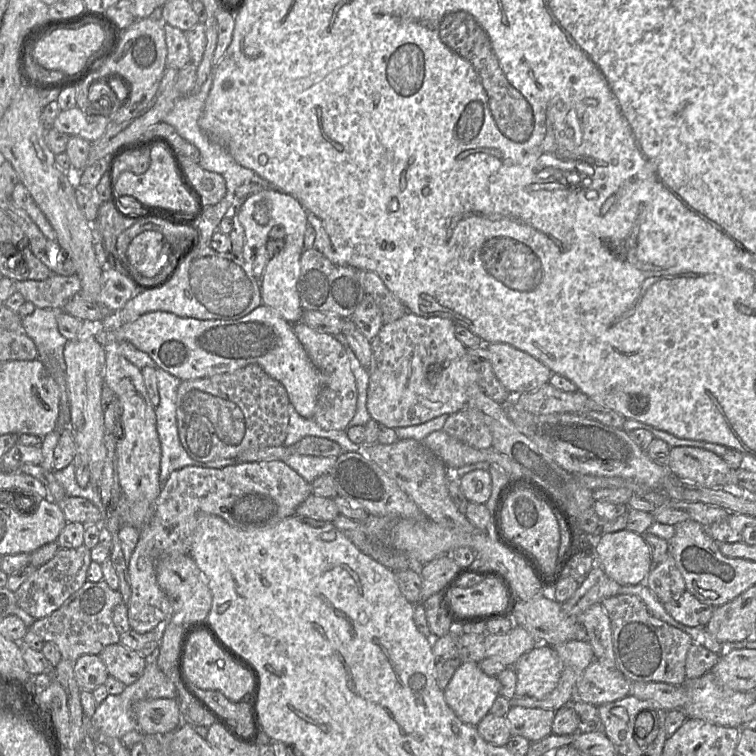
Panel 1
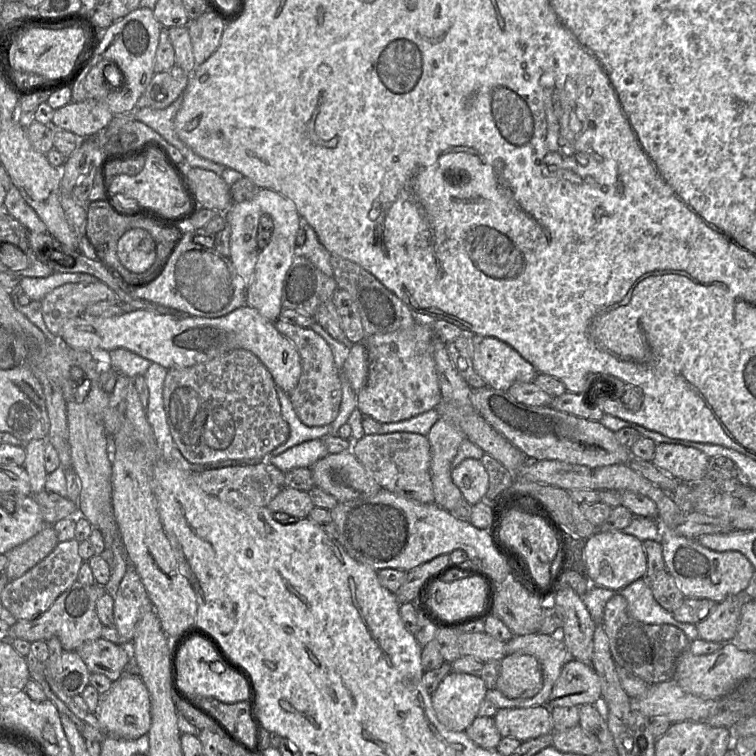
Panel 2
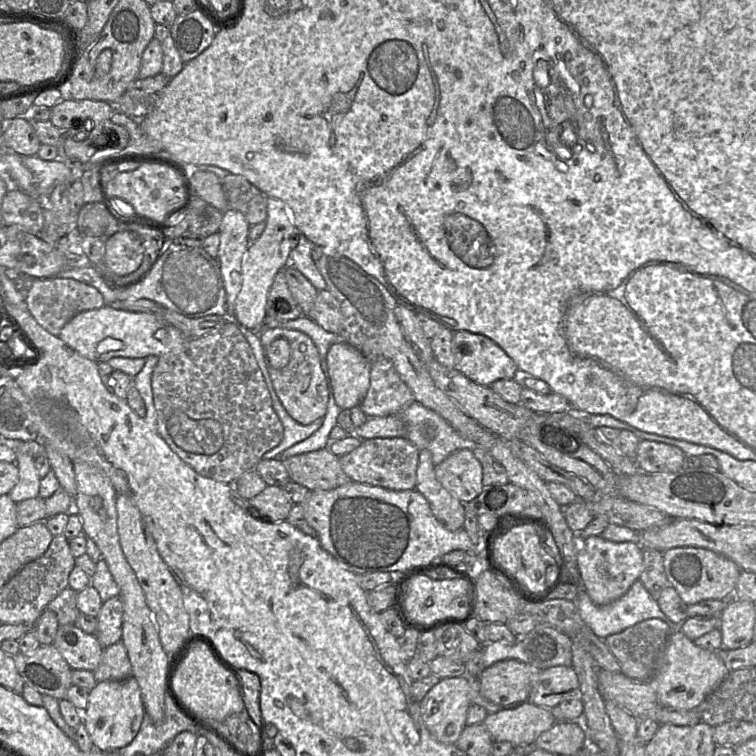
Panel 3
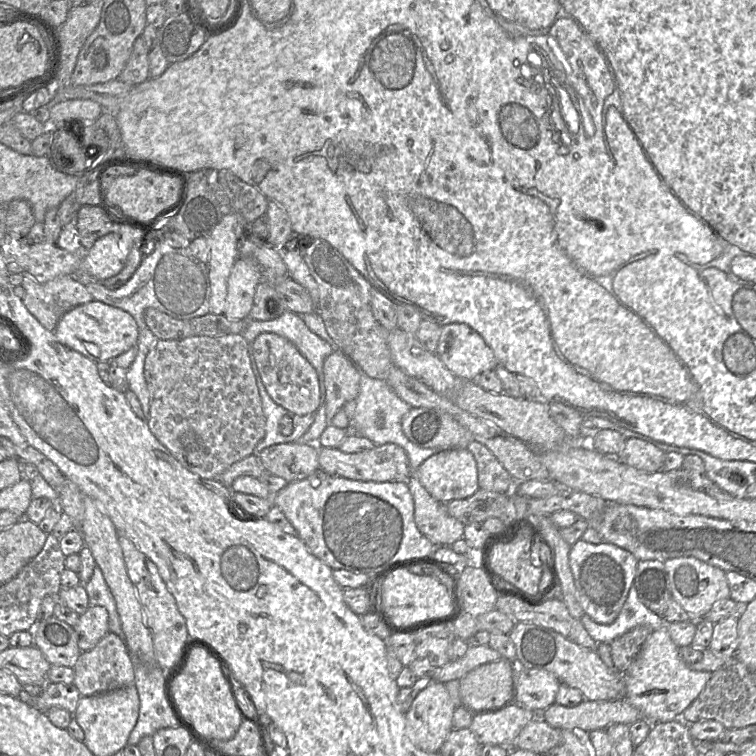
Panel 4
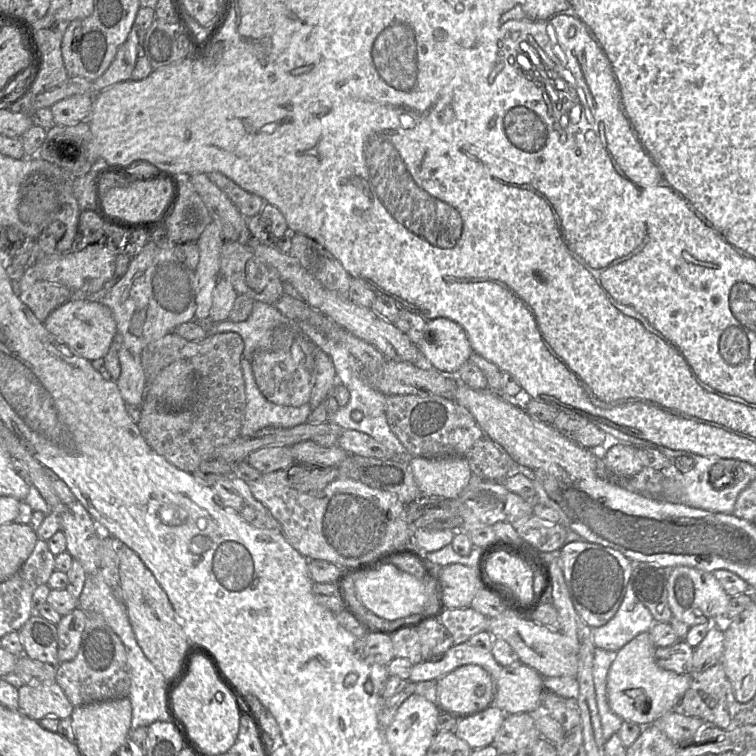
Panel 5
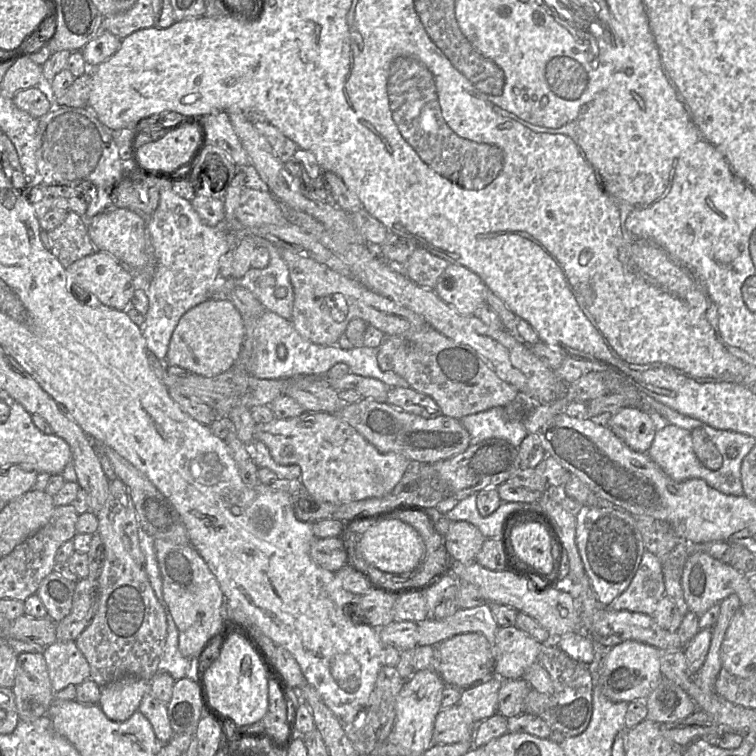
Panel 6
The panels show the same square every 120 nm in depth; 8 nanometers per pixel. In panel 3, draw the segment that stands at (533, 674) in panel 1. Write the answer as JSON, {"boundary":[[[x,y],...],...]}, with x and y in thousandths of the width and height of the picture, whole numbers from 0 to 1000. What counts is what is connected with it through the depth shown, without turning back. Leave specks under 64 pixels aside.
{"boundary":[[[681,872],[657,874],[634,893],[635,917],[653,931],[676,933],[700,922],[708,889],[709,884],[700,877]]]}

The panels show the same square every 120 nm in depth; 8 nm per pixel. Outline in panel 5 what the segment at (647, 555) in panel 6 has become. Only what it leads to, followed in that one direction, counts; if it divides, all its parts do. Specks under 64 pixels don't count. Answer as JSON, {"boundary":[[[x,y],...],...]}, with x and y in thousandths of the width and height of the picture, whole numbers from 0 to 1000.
{"boundary":[[[829,775],[824,795],[813,813],[800,827],[782,829],[780,843],[787,856],[817,862],[865,825],[861,810],[844,794],[836,775]]]}

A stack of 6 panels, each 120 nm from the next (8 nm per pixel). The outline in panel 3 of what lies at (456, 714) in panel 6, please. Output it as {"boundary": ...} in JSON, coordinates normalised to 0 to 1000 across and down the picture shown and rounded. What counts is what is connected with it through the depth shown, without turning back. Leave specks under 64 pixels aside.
{"boundary":[[[697,927],[676,938],[646,942],[638,955],[653,981],[673,981],[680,989],[705,985],[734,956],[735,951],[728,938]]]}

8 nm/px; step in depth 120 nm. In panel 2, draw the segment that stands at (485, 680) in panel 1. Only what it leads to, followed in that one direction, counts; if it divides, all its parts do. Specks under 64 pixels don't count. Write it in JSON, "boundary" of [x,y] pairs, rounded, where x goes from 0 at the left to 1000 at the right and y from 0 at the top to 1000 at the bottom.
{"boundary":[[[597,888],[570,918],[579,952],[594,966],[615,967],[632,947],[644,913],[635,894]]]}

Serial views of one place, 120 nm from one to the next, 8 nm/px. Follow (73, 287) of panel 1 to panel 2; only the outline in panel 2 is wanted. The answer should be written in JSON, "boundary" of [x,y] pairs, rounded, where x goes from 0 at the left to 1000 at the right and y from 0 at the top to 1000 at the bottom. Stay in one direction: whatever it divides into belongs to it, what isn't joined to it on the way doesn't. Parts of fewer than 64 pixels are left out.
{"boundary":[[[70,360],[58,368],[30,366],[26,369],[25,377],[41,398],[54,398],[77,378],[89,374],[124,374],[127,372],[124,365],[114,361]]]}

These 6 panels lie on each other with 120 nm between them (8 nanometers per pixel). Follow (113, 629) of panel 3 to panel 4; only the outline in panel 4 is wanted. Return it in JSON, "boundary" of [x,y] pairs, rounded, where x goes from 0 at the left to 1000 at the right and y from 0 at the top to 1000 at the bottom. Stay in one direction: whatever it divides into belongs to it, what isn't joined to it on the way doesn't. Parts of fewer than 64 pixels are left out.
{"boundary":[[[124,802],[106,813],[103,824],[97,829],[103,839],[106,861],[122,860],[144,836],[143,810],[138,803]]]}

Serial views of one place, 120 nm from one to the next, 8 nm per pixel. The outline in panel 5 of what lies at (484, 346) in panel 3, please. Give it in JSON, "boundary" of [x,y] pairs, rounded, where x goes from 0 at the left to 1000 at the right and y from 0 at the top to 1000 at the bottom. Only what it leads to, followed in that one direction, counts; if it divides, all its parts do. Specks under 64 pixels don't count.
{"boundary":[[[589,419],[565,423],[554,462],[569,483],[591,495],[603,495],[627,468],[614,434]]]}

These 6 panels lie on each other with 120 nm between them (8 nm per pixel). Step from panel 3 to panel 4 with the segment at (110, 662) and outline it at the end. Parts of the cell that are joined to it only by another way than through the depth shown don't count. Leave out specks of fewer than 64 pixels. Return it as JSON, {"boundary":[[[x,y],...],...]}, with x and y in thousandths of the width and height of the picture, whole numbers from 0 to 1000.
{"boundary":[[[146,835],[118,861],[110,862],[97,882],[99,896],[97,906],[103,911],[107,922],[135,918],[177,903],[177,885],[175,872],[165,849]]]}

